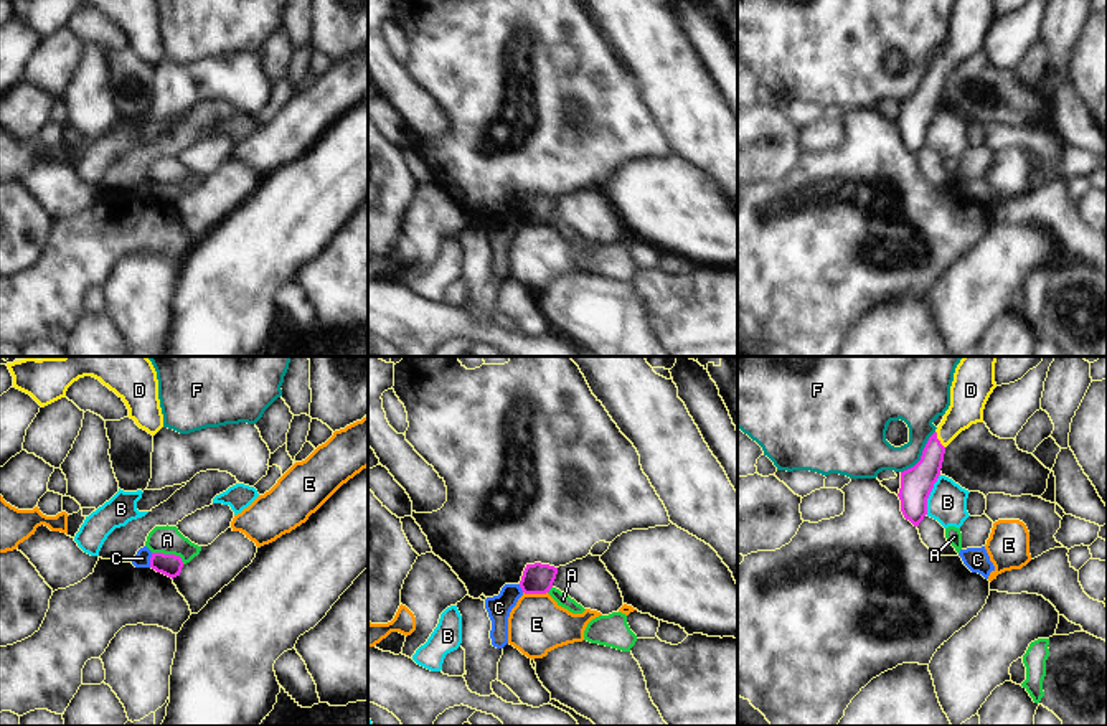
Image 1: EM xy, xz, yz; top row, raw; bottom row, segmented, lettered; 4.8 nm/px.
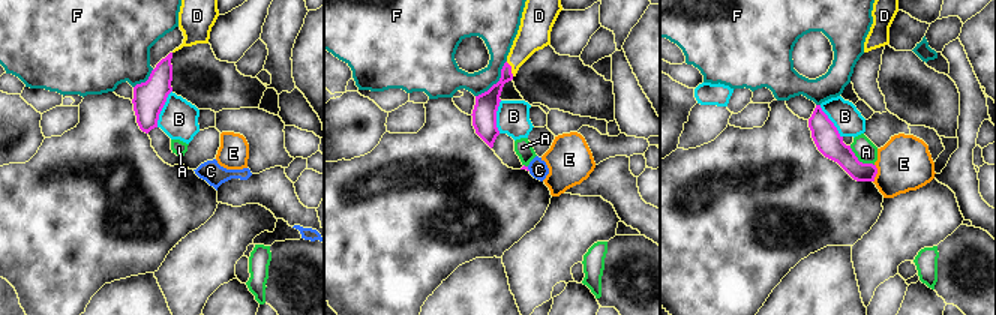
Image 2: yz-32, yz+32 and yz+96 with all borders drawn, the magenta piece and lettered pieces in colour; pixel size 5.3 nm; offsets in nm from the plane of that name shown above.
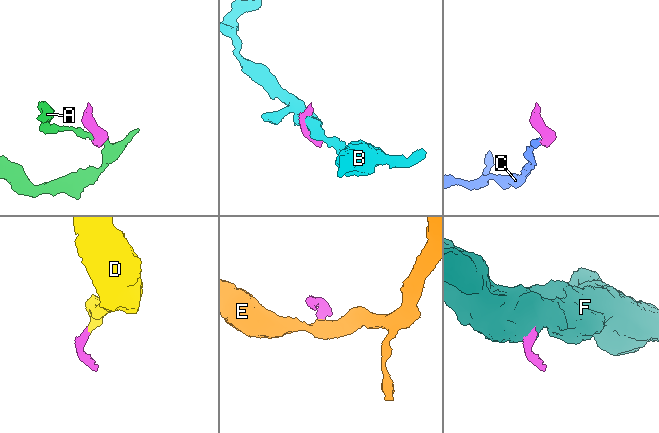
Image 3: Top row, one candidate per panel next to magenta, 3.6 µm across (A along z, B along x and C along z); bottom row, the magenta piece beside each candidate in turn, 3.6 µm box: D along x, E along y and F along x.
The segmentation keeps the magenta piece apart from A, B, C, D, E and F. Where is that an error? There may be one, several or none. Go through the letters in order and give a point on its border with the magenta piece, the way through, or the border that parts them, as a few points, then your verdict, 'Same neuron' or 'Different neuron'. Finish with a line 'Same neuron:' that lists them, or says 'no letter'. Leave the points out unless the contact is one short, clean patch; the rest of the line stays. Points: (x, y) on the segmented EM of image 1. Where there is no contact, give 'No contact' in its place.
A: Touches magenta at xy (169, 555). Boundary: xy (152, 551), (177, 555), (183, 563). Different neuron
B: Touches magenta at yz (929, 494). Different neuron
C: Touches magenta at xy (150, 560). Boundary: xy (152, 553), (149, 566). Different neuron
D: Touches magenta at yz (937, 439). Path across: yz (916, 484), (931, 462), (937, 439), (965, 410), (967, 398). Same neuron
E: Touches magenta at xz (535, 593). Boundary: xz (523, 591), (546, 593). Different neuron
F: Touches magenta at yz (923, 454). Boundary: yz (934, 431), (921, 457), (901, 472). Different neuron
Same neuron: D

